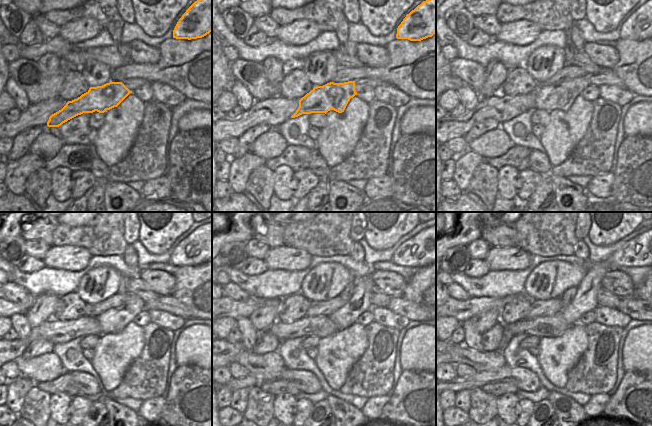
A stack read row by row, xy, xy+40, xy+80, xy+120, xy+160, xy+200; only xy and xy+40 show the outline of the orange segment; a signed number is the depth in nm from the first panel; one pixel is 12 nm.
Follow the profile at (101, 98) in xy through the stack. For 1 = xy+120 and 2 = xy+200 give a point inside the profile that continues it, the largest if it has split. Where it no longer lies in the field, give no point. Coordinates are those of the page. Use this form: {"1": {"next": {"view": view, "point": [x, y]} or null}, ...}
{"1": {"next": {"view": "xy+120", "point": [113, 321]}}, "2": {"next": {"view": "xy+200", "point": [638, 252]}}}

